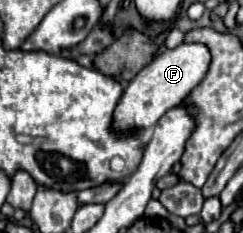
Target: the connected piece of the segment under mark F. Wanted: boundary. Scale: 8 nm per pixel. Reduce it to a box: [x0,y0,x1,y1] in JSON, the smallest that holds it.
[114,42,210,130]

